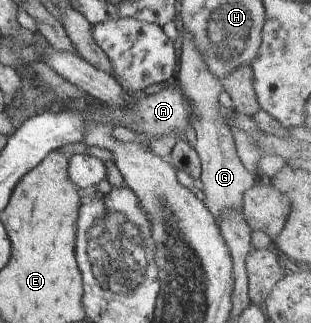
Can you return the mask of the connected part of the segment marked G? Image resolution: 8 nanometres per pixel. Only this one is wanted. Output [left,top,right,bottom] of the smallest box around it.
[177,30,259,219]

